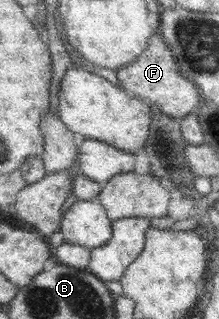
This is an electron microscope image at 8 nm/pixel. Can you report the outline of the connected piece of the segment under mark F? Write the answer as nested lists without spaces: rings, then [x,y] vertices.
[[[153,33],[146,50],[134,62],[116,70],[116,73],[128,94],[156,104],[162,113],[176,120],[203,109],[203,99],[197,86],[179,73],[179,66],[160,33]]]

